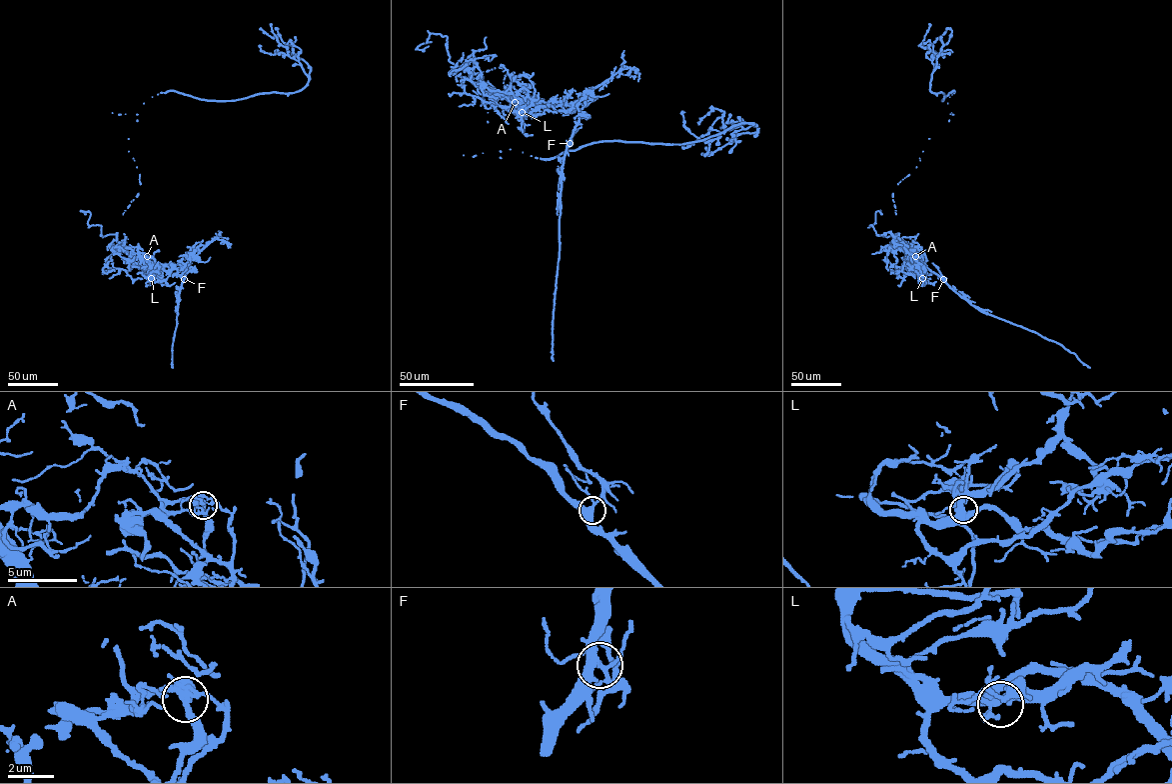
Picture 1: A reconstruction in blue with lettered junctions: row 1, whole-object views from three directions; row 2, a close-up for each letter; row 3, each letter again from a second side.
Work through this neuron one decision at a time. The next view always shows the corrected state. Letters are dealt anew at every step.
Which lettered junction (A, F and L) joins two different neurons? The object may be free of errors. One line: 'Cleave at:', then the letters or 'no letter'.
Cleave at: A

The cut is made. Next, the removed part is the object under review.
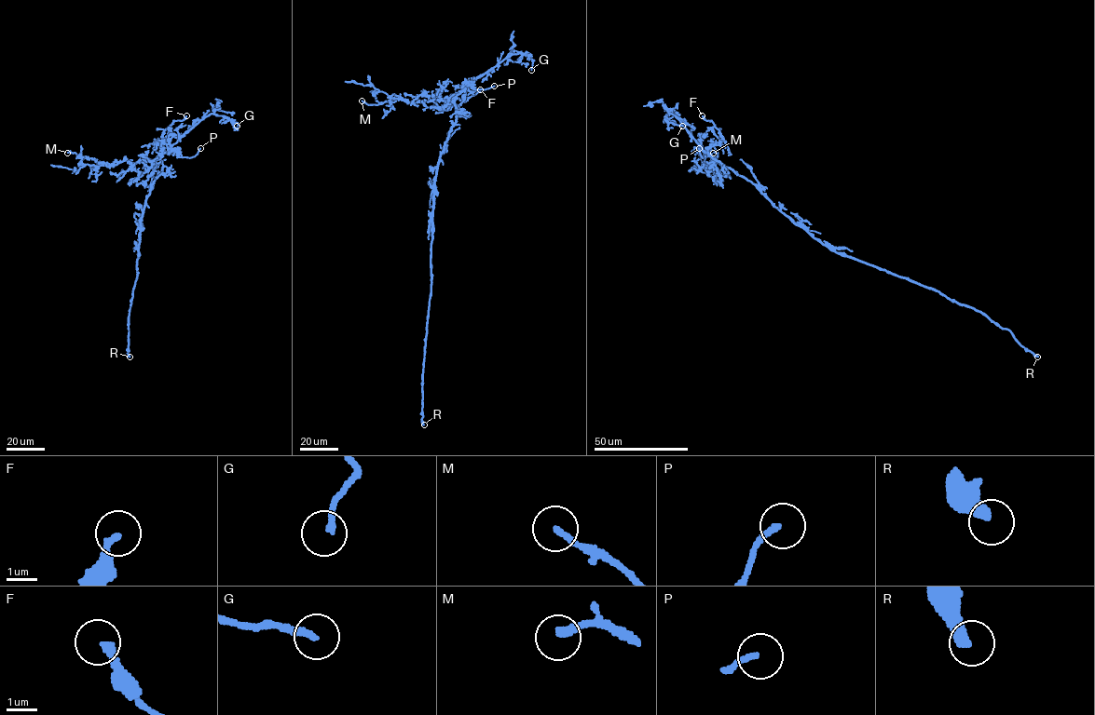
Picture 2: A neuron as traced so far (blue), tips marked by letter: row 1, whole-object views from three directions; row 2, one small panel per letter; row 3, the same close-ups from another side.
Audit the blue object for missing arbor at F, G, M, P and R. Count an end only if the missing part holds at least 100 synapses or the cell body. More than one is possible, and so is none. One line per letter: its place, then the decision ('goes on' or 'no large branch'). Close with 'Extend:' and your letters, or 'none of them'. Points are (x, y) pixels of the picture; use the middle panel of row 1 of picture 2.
F: place (480, 89); no large branch
G: place (531, 70); no large branch
M: place (362, 101); goes on
P: place (494, 86); no large branch
R: place (424, 424); goes on
Extend: M, R

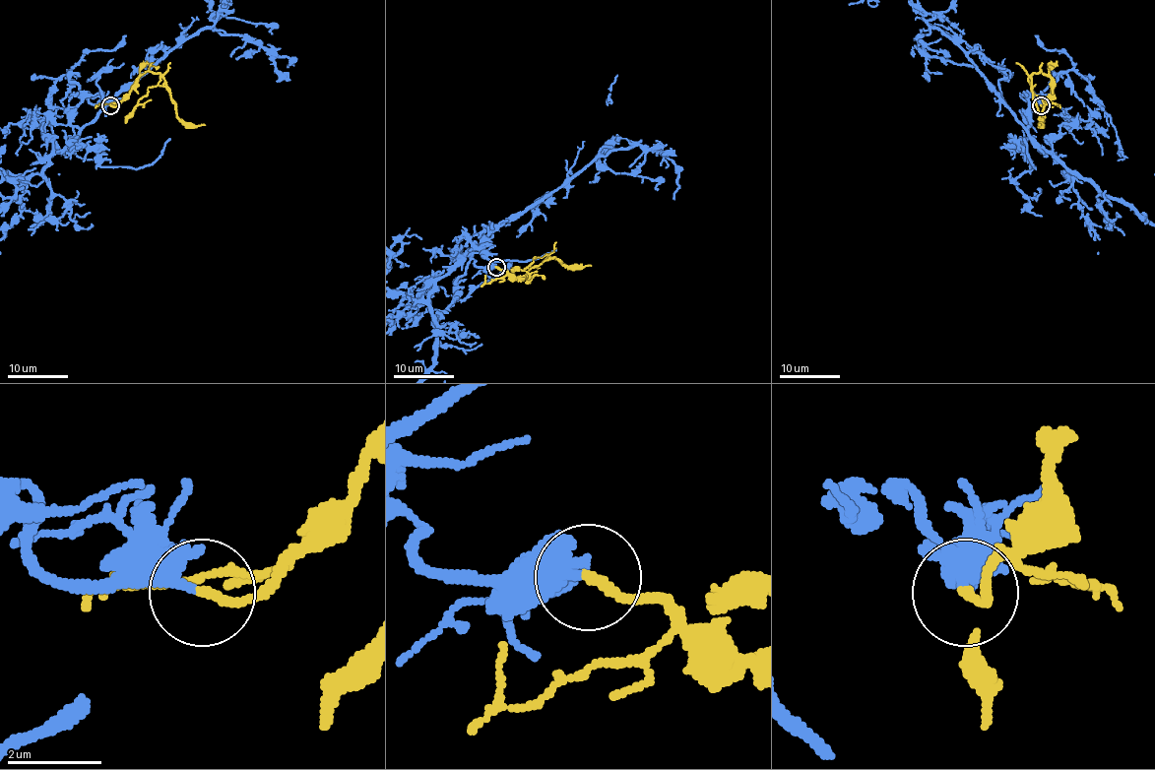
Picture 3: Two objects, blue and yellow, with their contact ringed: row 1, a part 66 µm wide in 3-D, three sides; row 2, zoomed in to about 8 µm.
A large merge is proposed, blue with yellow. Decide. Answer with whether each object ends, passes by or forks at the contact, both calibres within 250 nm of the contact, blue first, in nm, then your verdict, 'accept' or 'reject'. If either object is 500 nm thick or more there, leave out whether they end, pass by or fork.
blue passes by; yellow ends there; 260 nm thick on the blue side, 200 nm on the other; accept

